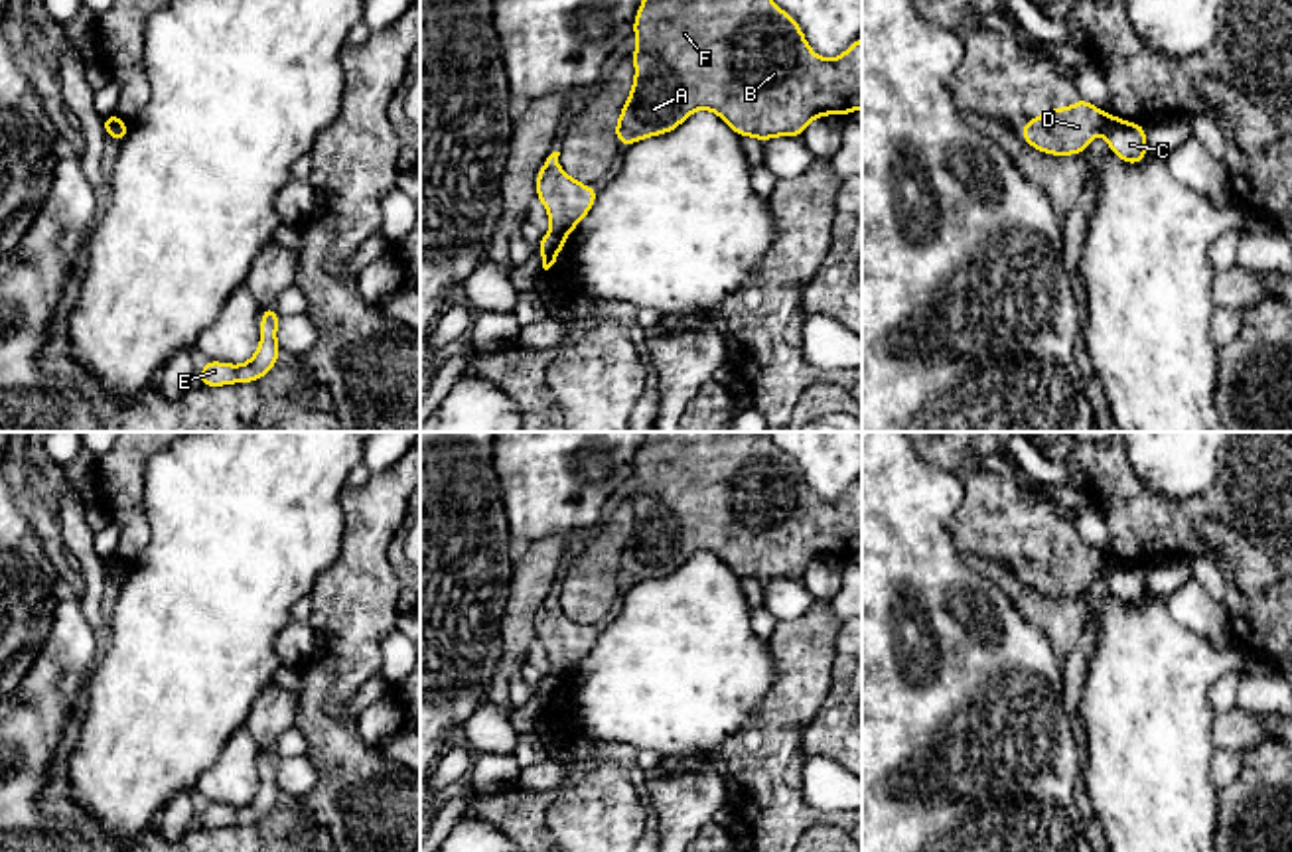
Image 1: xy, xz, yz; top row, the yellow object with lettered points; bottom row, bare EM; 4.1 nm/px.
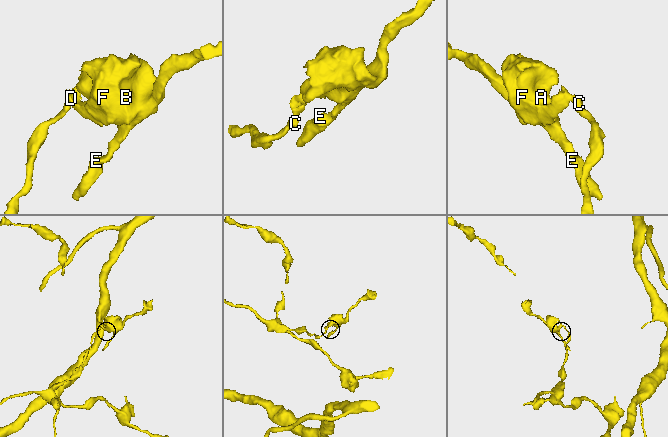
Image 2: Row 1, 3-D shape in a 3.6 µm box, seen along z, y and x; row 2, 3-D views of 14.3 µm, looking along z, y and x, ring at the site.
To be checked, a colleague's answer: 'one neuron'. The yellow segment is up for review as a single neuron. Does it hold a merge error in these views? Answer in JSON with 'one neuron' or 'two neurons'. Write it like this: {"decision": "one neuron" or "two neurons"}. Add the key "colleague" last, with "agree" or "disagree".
{"decision": "two neurons", "colleague": "disagree"}

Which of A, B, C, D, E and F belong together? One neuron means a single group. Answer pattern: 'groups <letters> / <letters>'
groups A B D E F / C

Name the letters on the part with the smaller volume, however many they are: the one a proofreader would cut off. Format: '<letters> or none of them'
A, B, D, E, F

